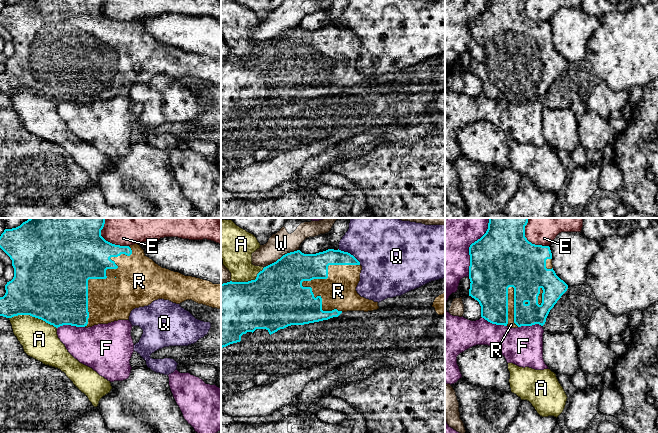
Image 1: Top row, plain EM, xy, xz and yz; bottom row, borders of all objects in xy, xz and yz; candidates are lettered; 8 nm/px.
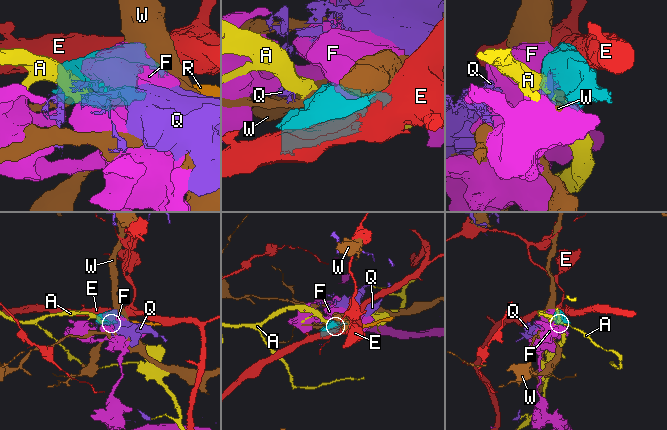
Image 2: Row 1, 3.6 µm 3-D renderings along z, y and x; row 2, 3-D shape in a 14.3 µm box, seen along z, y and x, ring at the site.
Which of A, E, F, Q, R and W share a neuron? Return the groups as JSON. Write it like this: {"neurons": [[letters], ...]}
{"neurons": [["A"], ["E"], ["F"], ["Q"], ["R"], ["W"]]}

